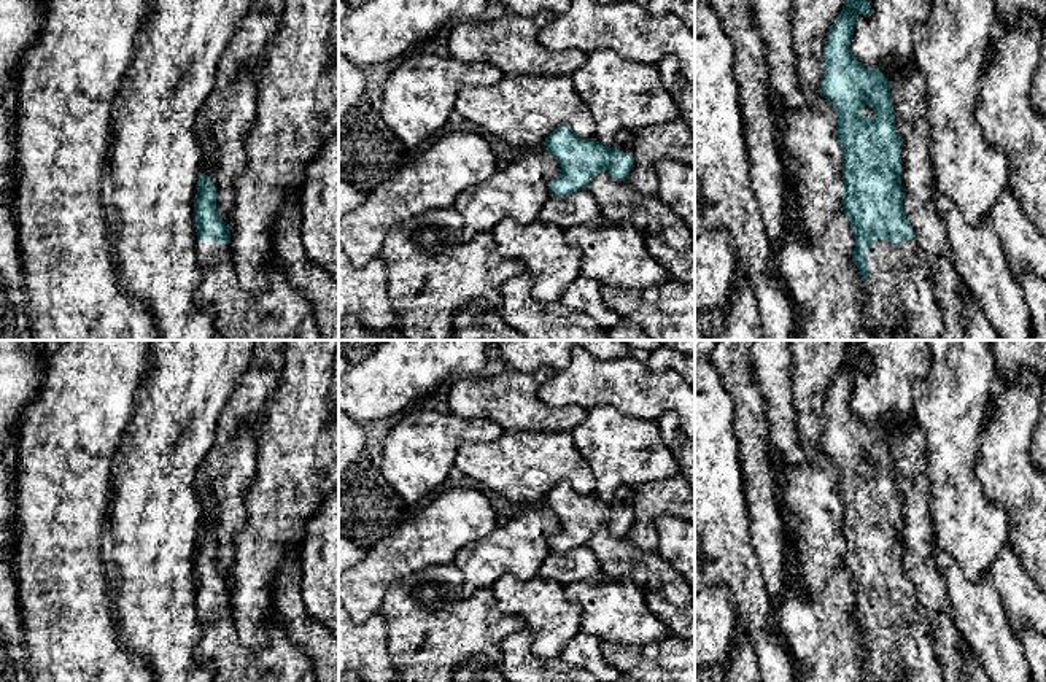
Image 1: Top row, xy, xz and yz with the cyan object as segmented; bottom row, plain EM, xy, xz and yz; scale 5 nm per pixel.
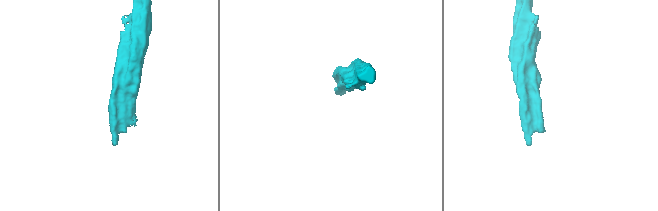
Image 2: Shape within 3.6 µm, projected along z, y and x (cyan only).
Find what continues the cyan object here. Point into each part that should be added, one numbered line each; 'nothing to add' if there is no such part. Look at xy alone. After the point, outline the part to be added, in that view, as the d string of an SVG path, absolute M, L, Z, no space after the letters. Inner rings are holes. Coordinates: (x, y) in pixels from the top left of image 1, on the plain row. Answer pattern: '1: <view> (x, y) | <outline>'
1: xy (220, 649) | M197 598L197 612L202 623L199 658L211 668L215 682L315 682L308 657L288 639L278 615L265 626L269 645L250 652L240 644L231 599Z

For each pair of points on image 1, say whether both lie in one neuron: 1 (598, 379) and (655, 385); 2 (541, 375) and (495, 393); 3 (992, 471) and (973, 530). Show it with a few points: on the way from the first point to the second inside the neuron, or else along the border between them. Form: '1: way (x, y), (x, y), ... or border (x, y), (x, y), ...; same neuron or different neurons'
1: way (612, 383), (641, 385); same neuron
2: way (530, 383), (515, 393), (506, 393); same neuron
3: border (980, 455), (976, 477), (1007, 522); different neurons

